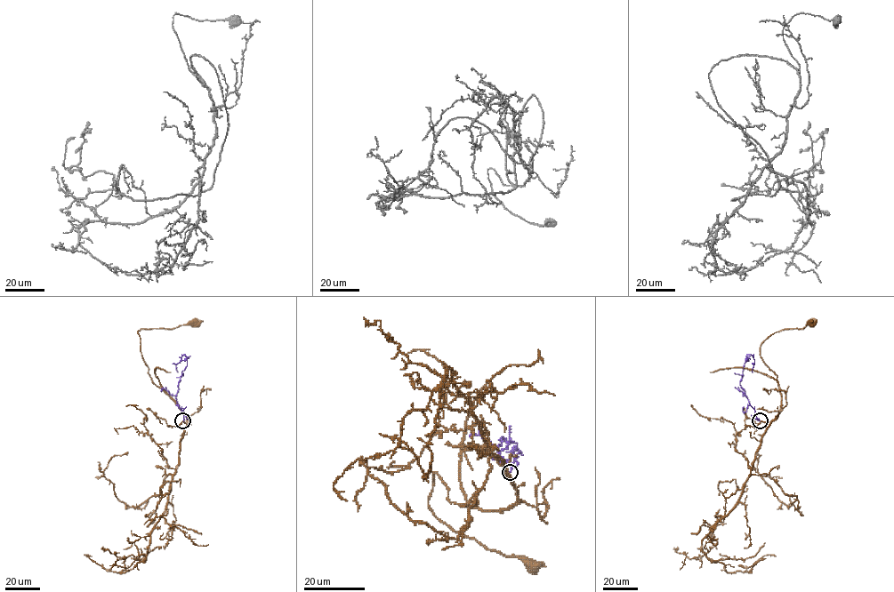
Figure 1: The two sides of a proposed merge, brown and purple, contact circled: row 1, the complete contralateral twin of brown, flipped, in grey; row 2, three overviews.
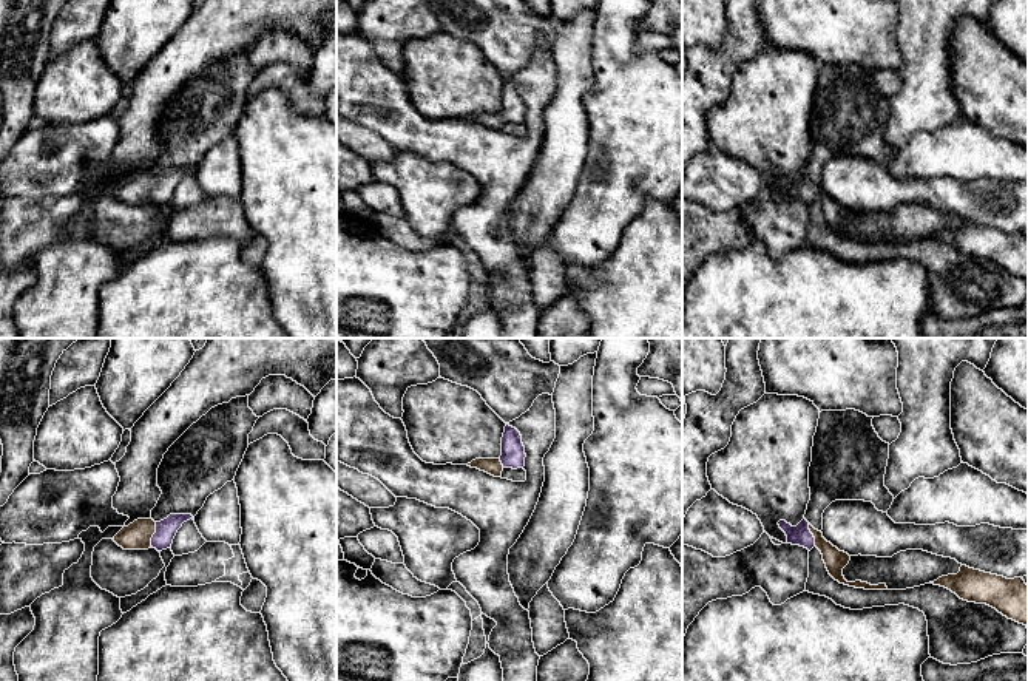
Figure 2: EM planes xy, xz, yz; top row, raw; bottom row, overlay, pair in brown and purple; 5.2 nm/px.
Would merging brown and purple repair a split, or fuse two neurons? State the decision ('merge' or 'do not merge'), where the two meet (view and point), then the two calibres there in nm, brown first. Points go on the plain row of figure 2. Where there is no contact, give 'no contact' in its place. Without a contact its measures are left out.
merge; meets brown in xy at (153, 187); 140 nm thick on the brown side, 110 nm on the other

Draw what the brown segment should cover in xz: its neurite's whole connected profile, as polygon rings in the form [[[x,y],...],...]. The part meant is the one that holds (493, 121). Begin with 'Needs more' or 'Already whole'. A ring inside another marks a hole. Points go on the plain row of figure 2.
Needs more. [[[506,77],[502,91],[502,110],[499,113],[475,113],[468,120],[485,125],[494,131],[500,131],[505,122],[525,120],[525,100],[520,86]]]

